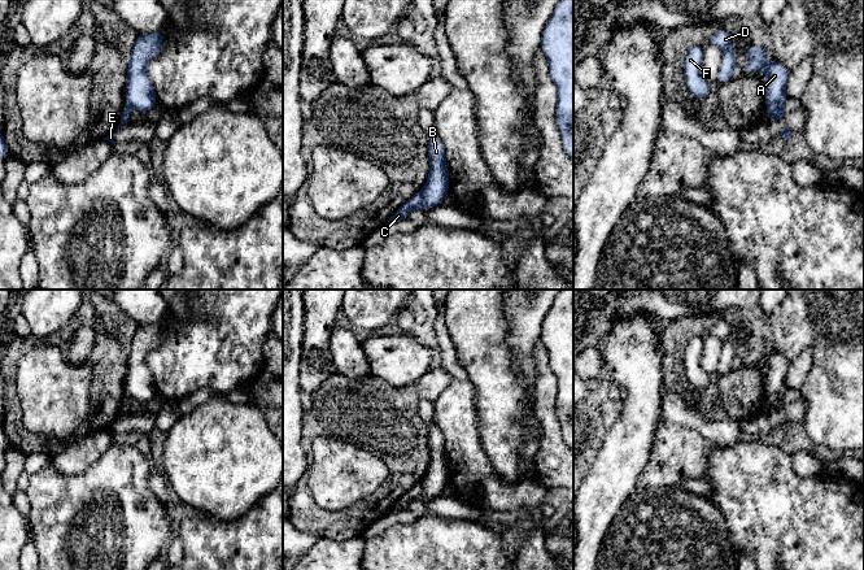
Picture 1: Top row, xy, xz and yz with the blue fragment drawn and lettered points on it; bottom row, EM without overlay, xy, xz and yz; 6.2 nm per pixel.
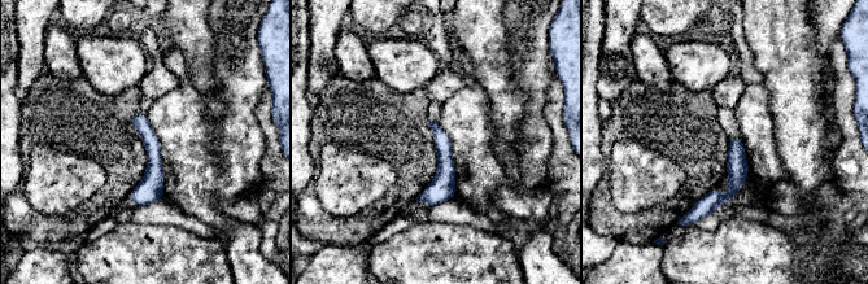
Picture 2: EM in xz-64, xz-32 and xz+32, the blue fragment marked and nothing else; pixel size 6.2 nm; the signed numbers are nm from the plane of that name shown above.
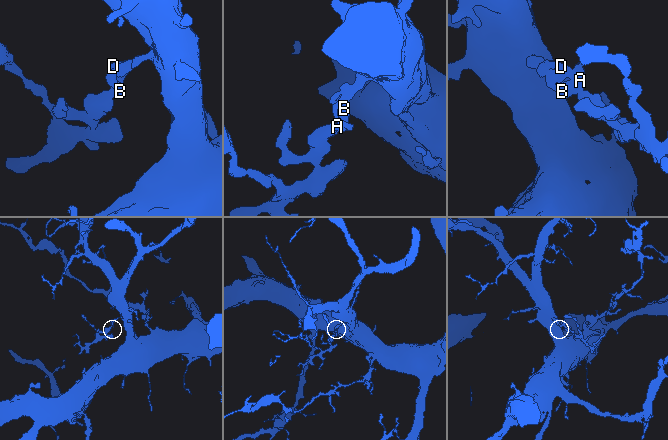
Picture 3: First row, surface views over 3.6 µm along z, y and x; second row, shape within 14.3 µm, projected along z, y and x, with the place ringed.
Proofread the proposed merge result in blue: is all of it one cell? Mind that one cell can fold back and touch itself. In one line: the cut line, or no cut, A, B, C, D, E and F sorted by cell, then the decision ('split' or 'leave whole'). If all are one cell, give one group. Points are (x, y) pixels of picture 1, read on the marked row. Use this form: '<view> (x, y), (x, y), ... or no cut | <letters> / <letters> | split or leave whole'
xz (418, 192), (420, 207) | A B D F / C E | split

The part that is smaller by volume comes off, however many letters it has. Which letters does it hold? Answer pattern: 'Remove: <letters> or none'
Remove: C, E

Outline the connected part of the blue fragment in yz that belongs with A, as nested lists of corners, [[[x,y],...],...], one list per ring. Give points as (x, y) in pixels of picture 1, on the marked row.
[[[747,45],[746,55],[749,57],[745,71],[758,73],[762,66],[765,64],[764,70],[764,99],[765,104],[778,103],[784,104],[786,100],[786,86],[787,86],[787,69],[780,62],[771,62],[765,55],[765,51],[762,47]]]

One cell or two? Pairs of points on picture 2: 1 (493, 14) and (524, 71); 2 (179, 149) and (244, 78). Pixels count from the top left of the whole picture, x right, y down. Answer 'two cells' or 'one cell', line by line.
1: two cells
2: one cell

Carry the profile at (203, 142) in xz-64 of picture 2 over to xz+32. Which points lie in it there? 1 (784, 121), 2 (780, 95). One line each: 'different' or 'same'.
1: different
2: different

